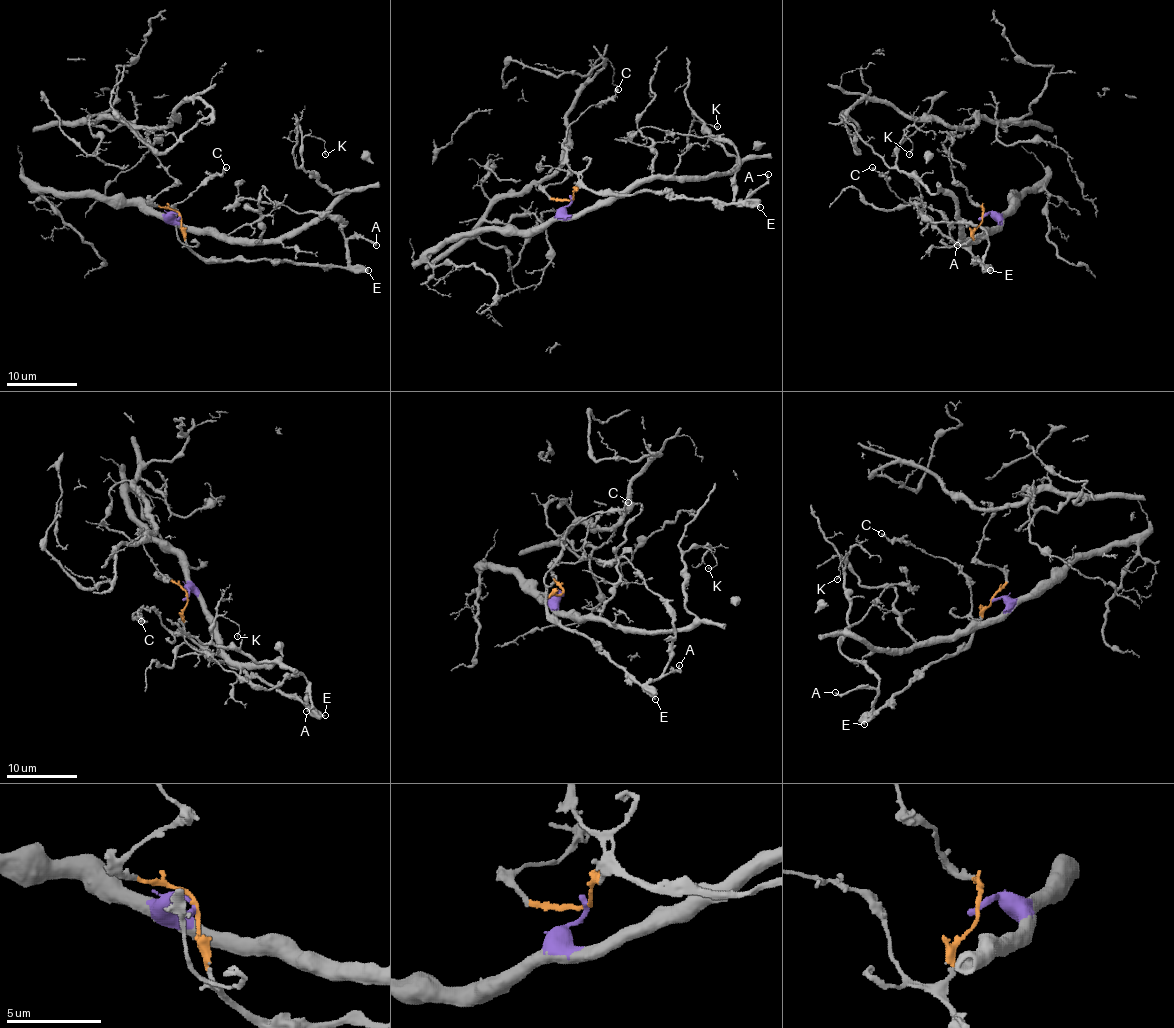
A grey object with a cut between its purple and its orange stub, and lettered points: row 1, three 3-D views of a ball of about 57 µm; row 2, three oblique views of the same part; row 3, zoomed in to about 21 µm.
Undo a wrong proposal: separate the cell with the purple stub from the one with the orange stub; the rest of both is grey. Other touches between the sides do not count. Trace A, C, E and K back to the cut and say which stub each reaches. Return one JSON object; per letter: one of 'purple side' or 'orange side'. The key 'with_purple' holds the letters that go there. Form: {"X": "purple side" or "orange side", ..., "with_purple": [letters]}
{"A": "orange side", "C": "orange side", "E": "orange side", "K": "purple side", "with_purple": ["K"]}

